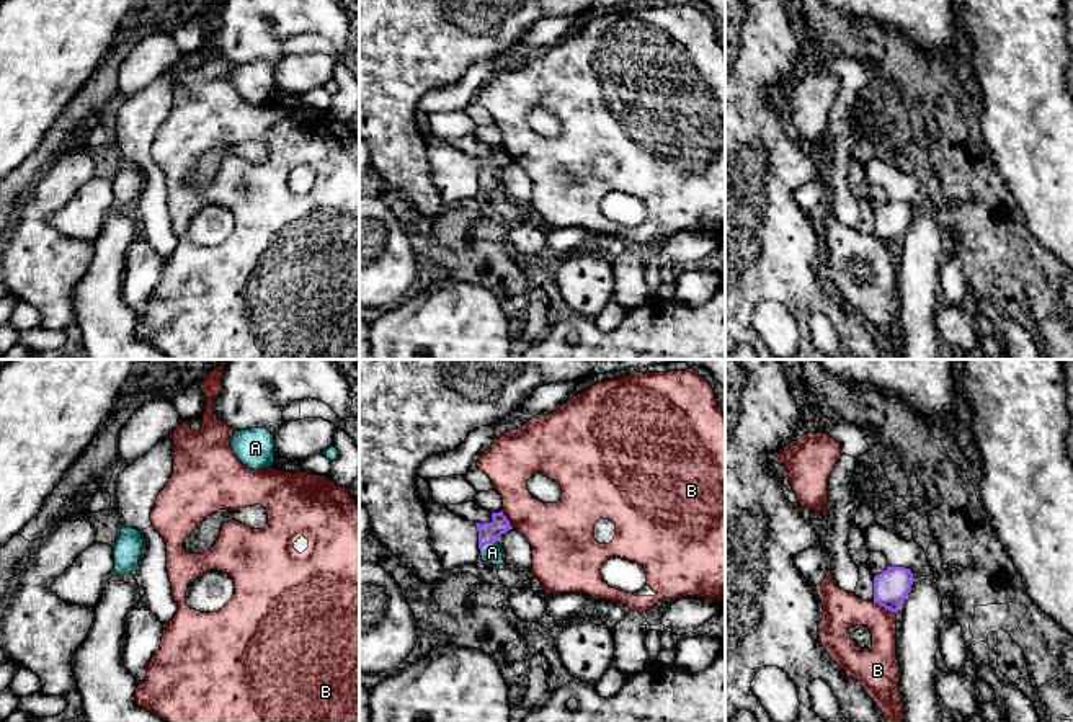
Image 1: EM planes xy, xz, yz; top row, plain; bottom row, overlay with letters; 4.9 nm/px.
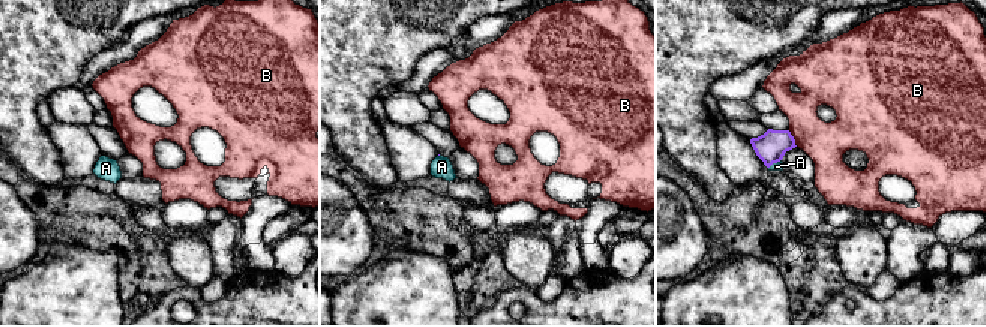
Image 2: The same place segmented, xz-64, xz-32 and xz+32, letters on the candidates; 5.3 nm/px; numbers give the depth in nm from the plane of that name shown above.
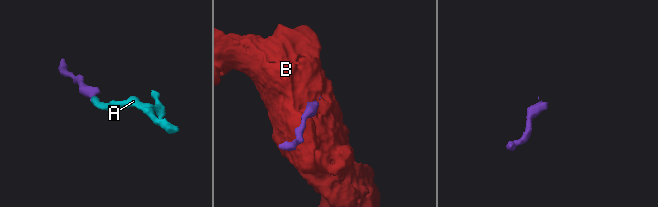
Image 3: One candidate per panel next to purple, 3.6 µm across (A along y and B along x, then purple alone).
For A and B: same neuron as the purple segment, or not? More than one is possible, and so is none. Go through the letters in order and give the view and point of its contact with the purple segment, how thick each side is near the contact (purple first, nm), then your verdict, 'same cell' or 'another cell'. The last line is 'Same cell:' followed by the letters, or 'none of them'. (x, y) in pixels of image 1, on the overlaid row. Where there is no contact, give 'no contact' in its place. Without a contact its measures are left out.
A: xz (489, 543) | 110/100 nm | same cell
B: yz (882, 605) | 180/190 nm | another cell
Same cell: A

